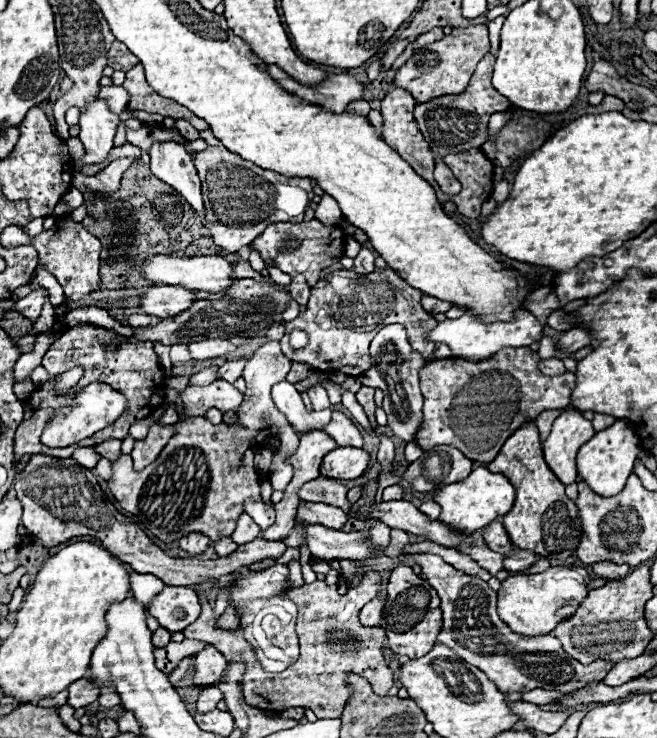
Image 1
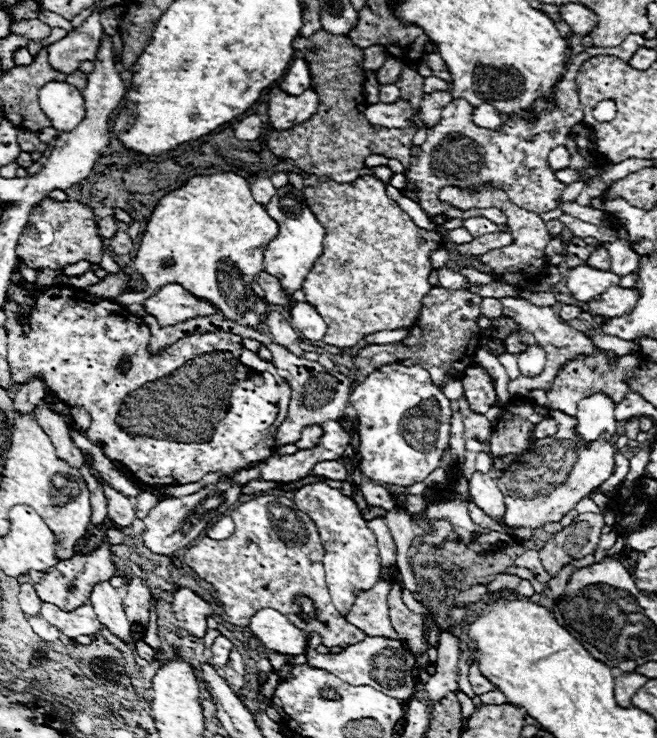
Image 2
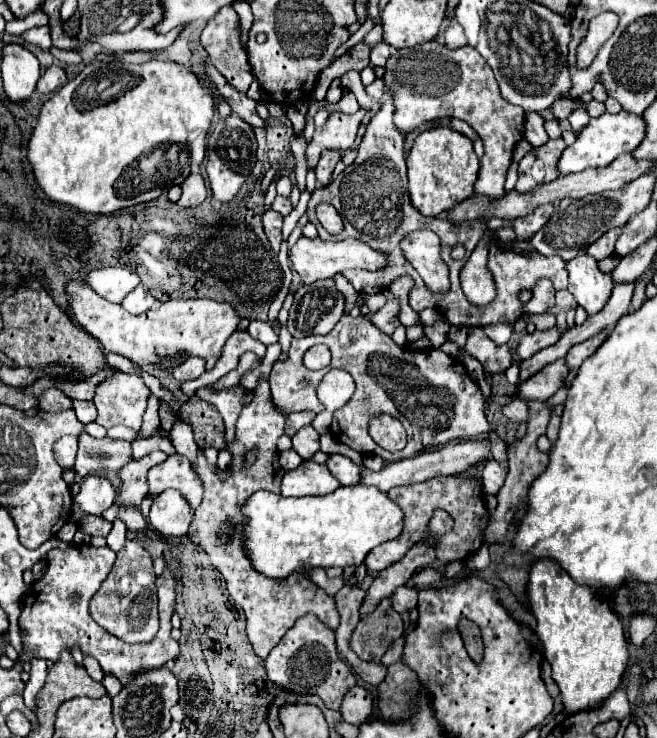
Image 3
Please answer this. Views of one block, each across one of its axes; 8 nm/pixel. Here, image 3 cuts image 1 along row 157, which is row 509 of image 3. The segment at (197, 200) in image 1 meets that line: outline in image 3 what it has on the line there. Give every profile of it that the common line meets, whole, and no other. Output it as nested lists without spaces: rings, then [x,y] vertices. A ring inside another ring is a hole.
[[[164,490],[150,508],[150,526],[158,534],[186,534],[192,510],[178,490]]]

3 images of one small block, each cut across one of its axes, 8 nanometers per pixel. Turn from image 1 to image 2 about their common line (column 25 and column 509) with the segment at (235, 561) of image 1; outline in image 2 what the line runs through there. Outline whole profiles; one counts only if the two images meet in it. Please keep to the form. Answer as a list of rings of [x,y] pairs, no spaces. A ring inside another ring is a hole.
[[[550,408],[550,414],[556,420],[558,432],[538,440],[534,450],[524,454],[524,458],[512,464],[498,480],[508,508],[504,524],[510,528],[536,528],[546,522],[560,522],[588,492],[614,474],[616,446],[604,434],[588,446],[576,432],[576,418],[554,408]]]

